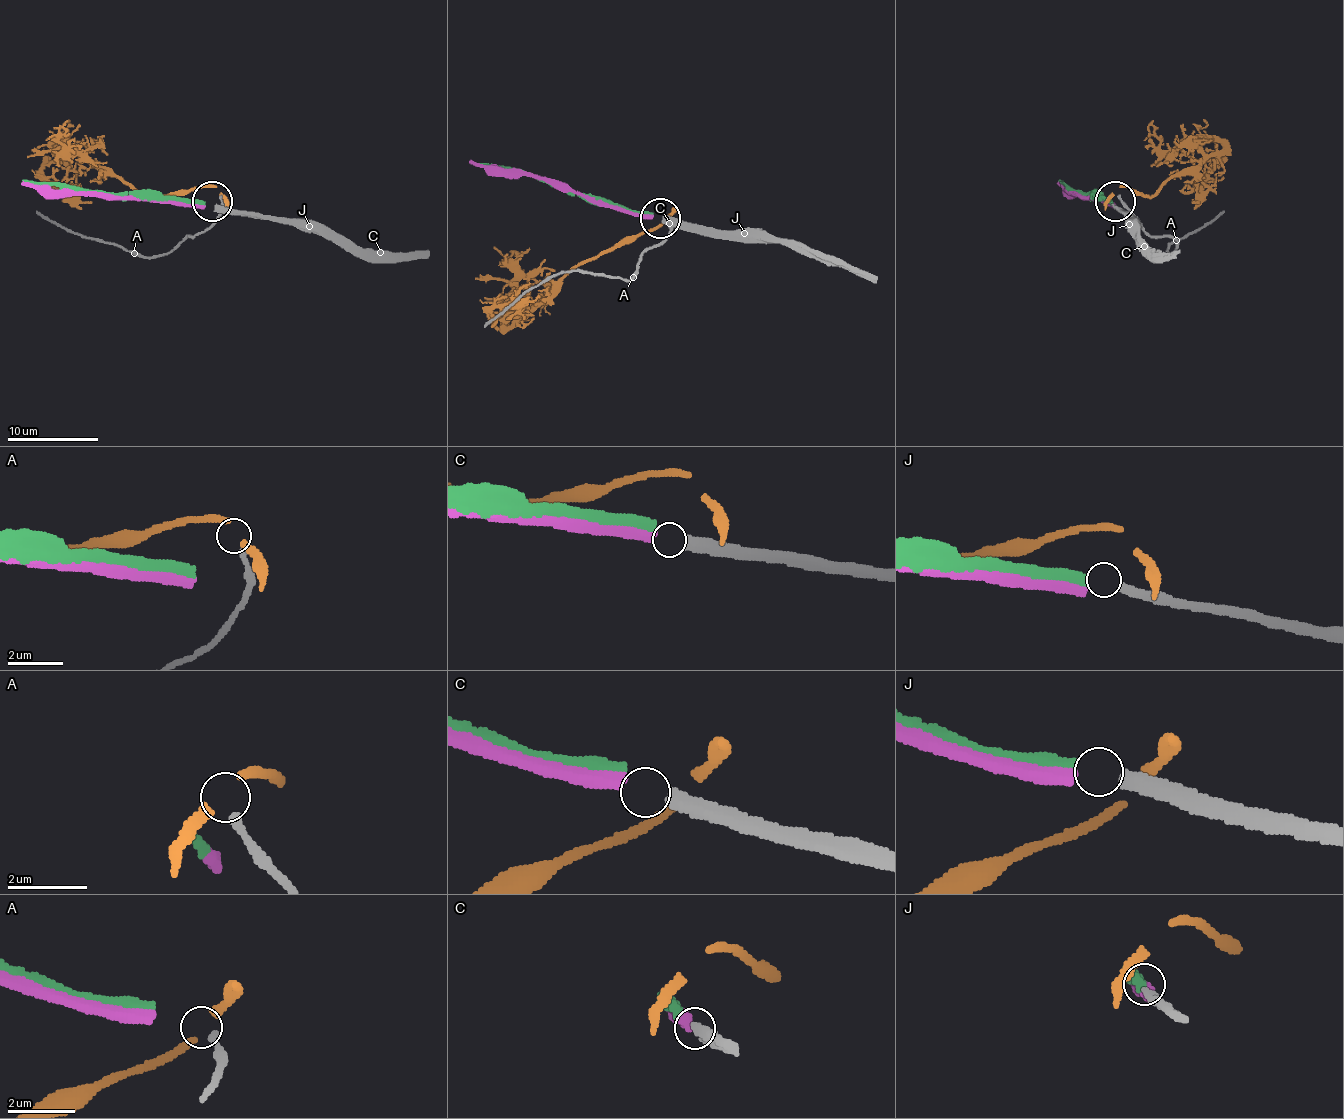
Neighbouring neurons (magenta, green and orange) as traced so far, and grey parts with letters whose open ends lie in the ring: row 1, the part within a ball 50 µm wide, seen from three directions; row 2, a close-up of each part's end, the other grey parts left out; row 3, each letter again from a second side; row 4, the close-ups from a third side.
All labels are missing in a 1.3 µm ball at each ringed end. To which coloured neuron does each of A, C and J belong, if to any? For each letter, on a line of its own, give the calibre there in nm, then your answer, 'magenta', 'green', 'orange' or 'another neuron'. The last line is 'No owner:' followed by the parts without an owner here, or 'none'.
A: 200 nm thick; another neuron
C: 400 nm thick; magenta
J: 320 nm thick; green
No owner: A

